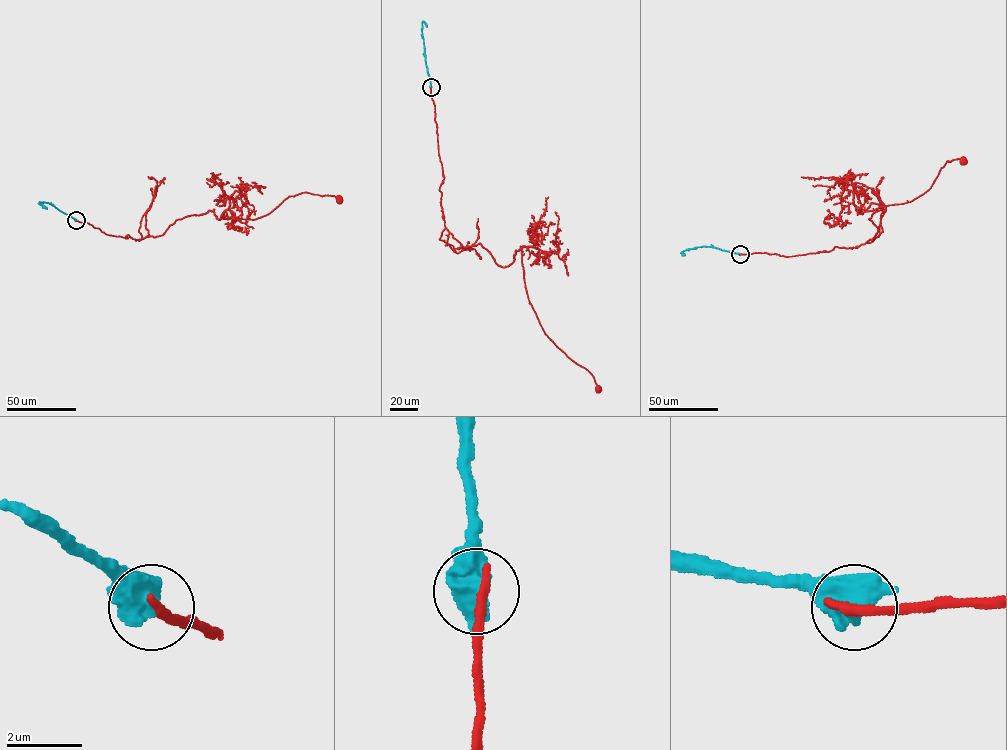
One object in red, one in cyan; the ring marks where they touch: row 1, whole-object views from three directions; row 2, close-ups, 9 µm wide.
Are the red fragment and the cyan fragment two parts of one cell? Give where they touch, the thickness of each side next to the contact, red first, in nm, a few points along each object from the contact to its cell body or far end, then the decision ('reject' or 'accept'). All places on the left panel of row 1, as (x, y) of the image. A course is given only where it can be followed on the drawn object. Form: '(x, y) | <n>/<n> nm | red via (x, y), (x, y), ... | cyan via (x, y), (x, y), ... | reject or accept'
(76, 220) | 300/850 nm | red via (76, 220), (139, 240), (161, 235), (177, 219), (214, 209), (219, 219), (252, 220), (302, 192), (339, 199) | cyan via (76, 220), (48, 203), (38, 203), (47, 209) | reject

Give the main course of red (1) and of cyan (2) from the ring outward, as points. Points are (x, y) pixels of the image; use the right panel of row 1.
1: (740, 254), (865, 244), (877, 231), (869, 218), (883, 206), (860, 212), (913, 200), (947, 160), (962, 160)
2: (740, 254), (704, 246), (681, 252), (685, 255)

